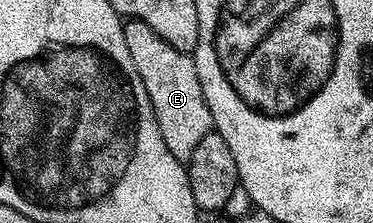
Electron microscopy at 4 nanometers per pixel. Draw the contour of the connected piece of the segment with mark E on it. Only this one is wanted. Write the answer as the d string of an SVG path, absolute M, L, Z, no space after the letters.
M135 19L124 21L124 34L134 71L138 71L138 79L142 79L146 95L150 95L150 107L154 107L158 131L162 131L162 139L170 155L186 163L190 155L194 155L202 135L214 129L210 107L206 107L206 99L202 95L202 83L198 83L195 56L170 47L170 43L166 43L166 39L158 36L150 26Z

